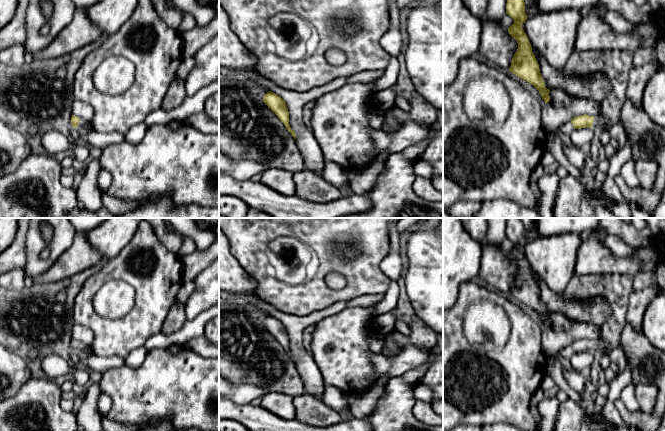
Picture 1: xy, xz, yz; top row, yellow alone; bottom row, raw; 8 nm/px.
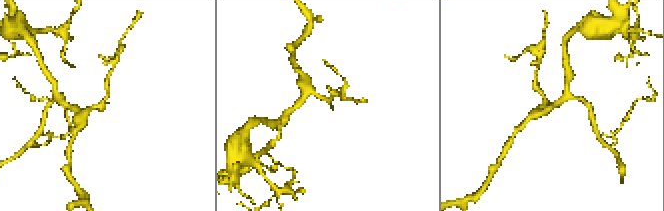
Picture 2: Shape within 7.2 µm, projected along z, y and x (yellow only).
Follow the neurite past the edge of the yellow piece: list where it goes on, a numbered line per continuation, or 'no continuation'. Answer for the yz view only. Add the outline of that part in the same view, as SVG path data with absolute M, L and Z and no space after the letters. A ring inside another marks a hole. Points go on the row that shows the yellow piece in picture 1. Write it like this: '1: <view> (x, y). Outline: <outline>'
1: yz (599, 122). Outline: M598 115L594 116L592 129L600 129L603 132L603 131L609 131L610 128L611 127L608 125L608 121L606 119Z

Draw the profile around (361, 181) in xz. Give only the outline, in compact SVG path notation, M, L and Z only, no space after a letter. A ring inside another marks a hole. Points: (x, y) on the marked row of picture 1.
M383 152L364 168L346 171L346 182L353 194L365 195L375 186L378 175L383 171L389 154Z

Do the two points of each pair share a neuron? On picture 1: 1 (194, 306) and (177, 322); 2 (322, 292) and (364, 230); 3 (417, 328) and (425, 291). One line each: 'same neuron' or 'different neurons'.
1: different neurons
2: same neuron
3: different neurons

